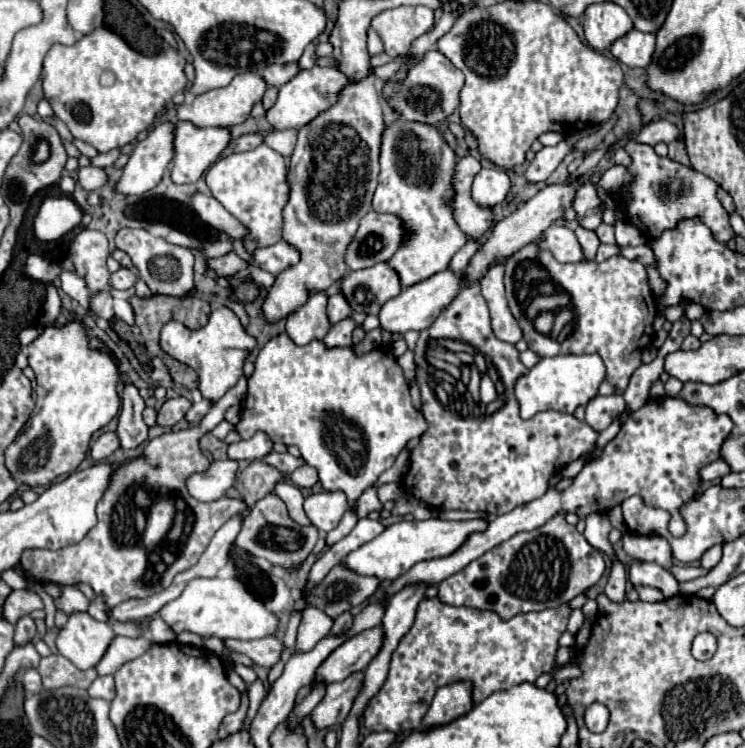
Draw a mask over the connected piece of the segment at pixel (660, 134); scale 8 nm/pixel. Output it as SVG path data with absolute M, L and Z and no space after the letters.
M656 120L638 132L636 142L654 146L658 142L664 142L664 138L680 138L680 136L682 136L682 130L676 124L672 124L668 120Z

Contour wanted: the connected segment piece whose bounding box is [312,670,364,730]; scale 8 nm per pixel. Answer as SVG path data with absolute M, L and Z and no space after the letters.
M362 670L356 674L350 674L346 680L328 684L324 700L312 712L314 726L320 730L340 726L346 720L346 716L350 714L352 702L356 700L356 694L360 694L362 684L364 684Z

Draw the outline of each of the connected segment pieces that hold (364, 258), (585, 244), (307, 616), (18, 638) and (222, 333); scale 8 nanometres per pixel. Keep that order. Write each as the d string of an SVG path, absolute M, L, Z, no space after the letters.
M368 212L360 220L360 228L348 246L348 268L360 270L378 262L388 262L388 258L400 248L400 242L404 242L406 234L408 230L404 230L404 222L400 222L396 214Z
M578 226L578 228L576 228L576 238L578 238L578 242L580 242L582 250L584 250L584 256L586 256L586 258L594 258L594 256L596 256L596 250L598 250L598 246L600 246L600 240L598 240L596 232Z
M306 604L302 612L302 622L298 626L296 650L312 650L312 646L316 646L316 642L320 642L320 638L324 638L324 634L330 632L332 624L334 620L328 618L328 614L324 614L312 604Z
M30 616L20 618L18 624L16 624L16 634L14 634L16 646L28 644L28 642L34 638L34 634L36 634L36 624L34 624L34 620L32 620Z
M214 306L208 324L200 330L190 330L182 322L168 322L162 328L160 346L168 356L188 364L200 378L202 396L216 402L242 376L244 360L256 346L256 338L244 330L240 318L228 306Z

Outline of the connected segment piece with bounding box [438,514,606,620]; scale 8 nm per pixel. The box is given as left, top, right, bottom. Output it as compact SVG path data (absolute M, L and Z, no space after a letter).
M558 514L532 532L514 534L510 540L470 562L464 570L440 582L438 598L452 606L492 610L502 620L510 620L522 612L556 608L562 602L570 602L594 586L604 574L604 568L602 552L590 546L576 526L564 520L564 514Z

